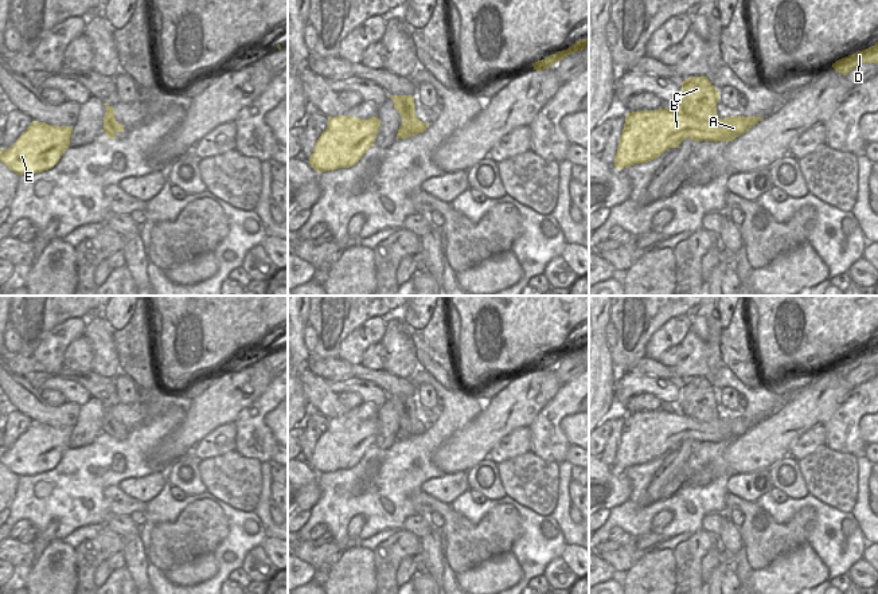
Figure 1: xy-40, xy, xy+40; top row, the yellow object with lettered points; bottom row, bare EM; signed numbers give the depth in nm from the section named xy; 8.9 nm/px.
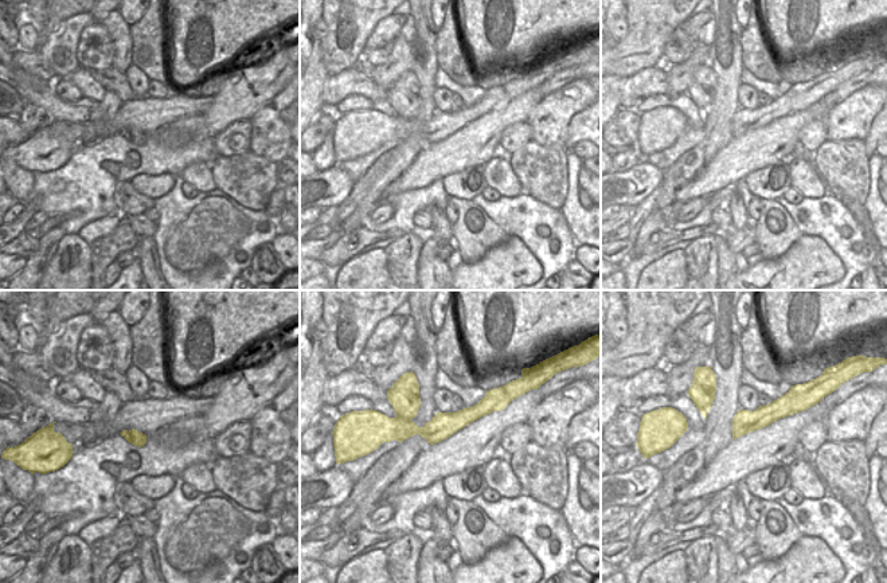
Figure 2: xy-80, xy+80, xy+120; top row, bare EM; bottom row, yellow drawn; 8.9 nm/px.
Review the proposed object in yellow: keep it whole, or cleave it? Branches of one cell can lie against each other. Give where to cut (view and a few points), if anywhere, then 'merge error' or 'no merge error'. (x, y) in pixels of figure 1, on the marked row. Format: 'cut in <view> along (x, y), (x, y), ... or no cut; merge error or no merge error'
cut in xy+40 along (679, 110), (697, 120), (718, 118); merge error

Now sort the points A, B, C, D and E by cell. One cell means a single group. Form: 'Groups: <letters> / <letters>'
Groups: A B D E / C.

